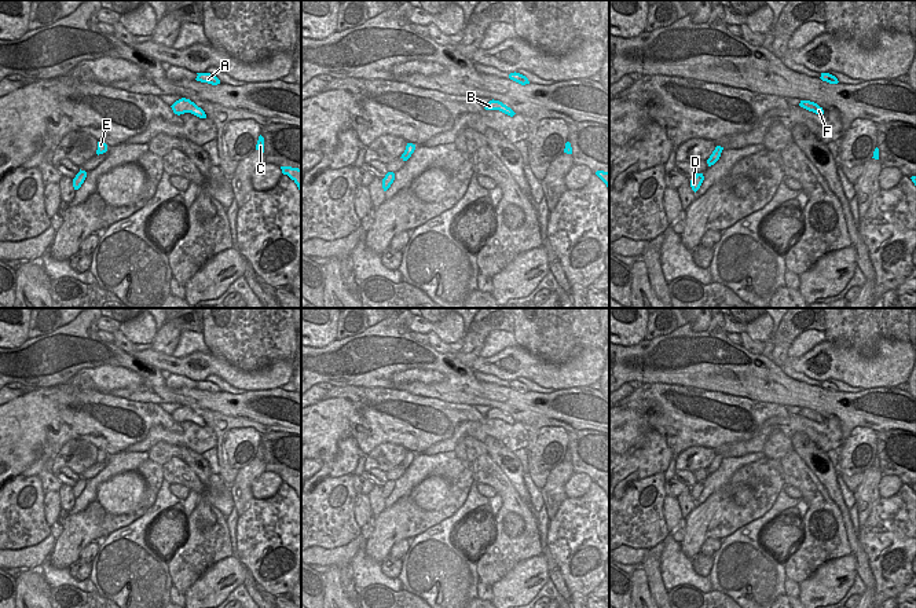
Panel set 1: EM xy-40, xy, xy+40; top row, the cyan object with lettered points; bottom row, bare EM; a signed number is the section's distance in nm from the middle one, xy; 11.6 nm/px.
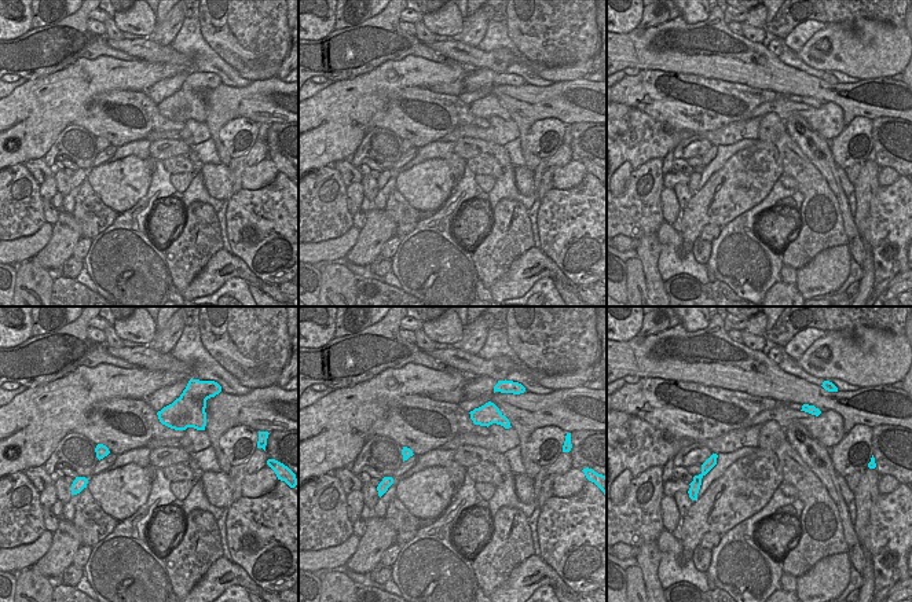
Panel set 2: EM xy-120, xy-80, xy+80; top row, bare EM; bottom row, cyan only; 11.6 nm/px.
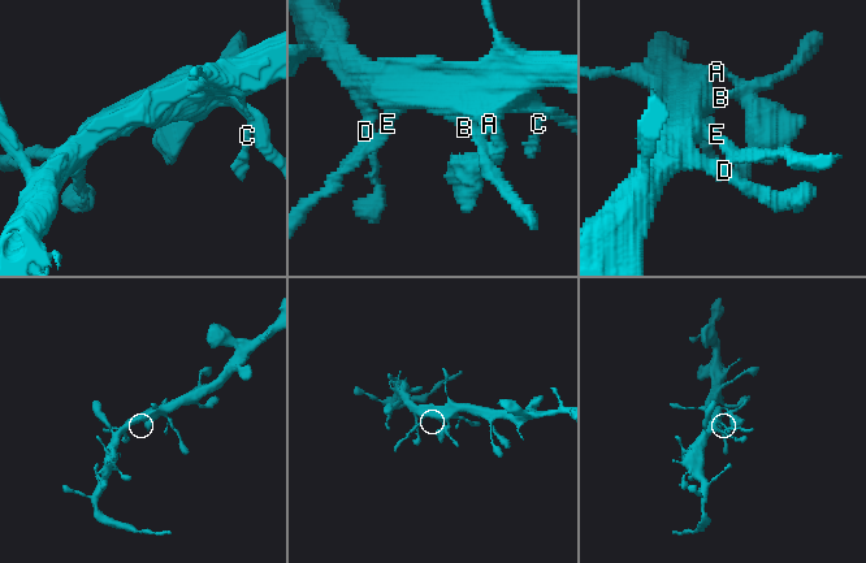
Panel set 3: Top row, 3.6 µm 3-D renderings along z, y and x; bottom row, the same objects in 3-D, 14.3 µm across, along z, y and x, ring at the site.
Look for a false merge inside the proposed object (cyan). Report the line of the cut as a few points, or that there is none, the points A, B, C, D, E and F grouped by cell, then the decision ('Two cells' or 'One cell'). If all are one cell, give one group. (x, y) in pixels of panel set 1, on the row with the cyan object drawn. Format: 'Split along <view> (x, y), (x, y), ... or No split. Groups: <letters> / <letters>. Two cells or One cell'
No split. Groups: A B C D E F. One cell

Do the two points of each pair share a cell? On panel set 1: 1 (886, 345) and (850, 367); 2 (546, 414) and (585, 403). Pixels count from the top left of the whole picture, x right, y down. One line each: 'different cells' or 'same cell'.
1: same cell
2: same cell

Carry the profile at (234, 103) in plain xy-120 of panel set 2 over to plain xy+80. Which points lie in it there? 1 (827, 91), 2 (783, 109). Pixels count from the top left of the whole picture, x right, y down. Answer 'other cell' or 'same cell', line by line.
1: same cell
2: other cell

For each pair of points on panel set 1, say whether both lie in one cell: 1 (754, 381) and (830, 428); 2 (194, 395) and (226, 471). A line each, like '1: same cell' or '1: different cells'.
1: different cells
2: same cell

